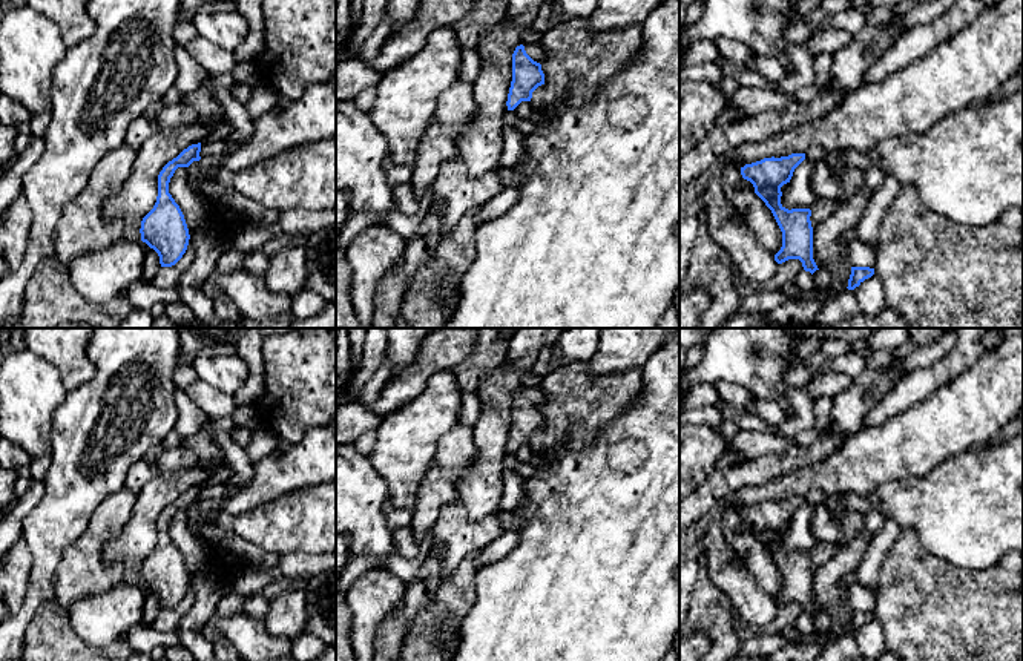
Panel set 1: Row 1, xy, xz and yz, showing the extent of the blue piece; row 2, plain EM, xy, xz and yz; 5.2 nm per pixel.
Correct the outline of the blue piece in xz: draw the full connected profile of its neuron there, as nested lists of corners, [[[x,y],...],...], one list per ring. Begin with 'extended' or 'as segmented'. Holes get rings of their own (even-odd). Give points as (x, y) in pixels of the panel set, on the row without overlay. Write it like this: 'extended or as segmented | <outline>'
extended | [[[520,388],[512,397],[512,425],[508,437],[508,454],[514,454],[521,445],[531,445],[532,436],[544,428],[541,406],[544,396],[538,388]]]

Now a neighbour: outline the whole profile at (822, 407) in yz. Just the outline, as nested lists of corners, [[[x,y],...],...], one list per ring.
[[[819,397],[814,400],[814,416],[816,423],[811,429],[798,432],[791,437],[791,445],[807,446],[814,443],[821,439],[821,432],[825,431],[831,425],[831,409],[833,409],[833,399],[831,397]]]

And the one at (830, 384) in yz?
[[[827,371],[817,373],[814,377],[805,385],[813,400],[825,396],[834,397],[848,386],[851,386],[853,379],[844,373]]]

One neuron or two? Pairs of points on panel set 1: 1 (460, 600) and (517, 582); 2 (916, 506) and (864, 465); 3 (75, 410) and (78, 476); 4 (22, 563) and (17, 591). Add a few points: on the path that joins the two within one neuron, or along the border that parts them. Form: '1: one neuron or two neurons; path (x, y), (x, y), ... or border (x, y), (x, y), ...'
1: two neurons; border (483, 566), (474, 578), (476, 600), (459, 628)
2: two neurons; border (924, 476), (888, 482), (876, 493)
3: one neuron; path (78, 427), (78, 459)
4: one neuron; path (17, 569), (17, 585)

